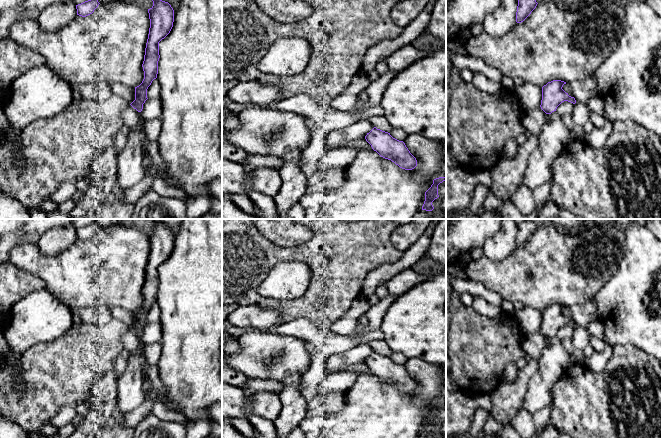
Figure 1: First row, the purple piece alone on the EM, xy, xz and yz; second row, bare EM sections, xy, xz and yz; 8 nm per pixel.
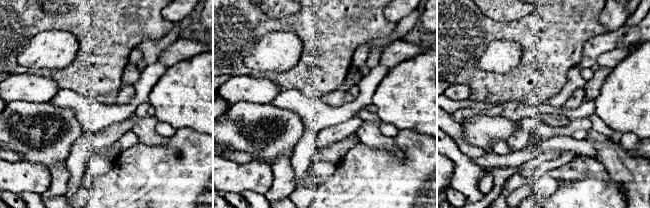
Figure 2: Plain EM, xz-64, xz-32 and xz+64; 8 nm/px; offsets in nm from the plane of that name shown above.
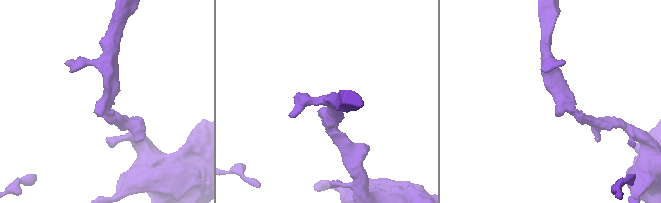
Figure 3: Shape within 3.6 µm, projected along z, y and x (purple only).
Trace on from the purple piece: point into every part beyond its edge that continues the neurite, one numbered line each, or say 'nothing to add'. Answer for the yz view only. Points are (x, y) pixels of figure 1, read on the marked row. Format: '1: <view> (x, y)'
1: yz (555, 136)

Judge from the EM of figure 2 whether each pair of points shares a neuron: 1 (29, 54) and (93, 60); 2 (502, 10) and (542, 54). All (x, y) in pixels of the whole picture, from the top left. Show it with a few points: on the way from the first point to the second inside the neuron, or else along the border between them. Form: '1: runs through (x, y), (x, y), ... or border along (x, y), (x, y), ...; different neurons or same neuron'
1: border along (73, 34), (78, 46), (74, 59), (52, 69); different neurons
2: border along (531, 10), (516, 20), (495, 21), (488, 17); different neurons

